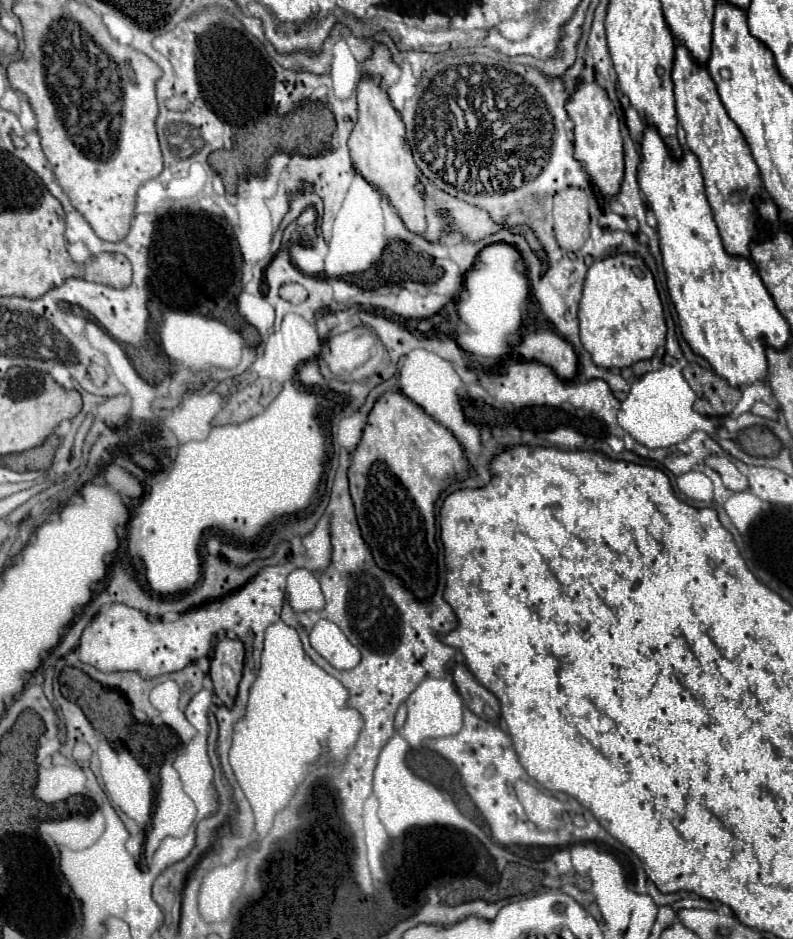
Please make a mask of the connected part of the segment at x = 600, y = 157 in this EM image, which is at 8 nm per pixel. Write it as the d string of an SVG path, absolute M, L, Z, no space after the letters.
M578 81L576 91L566 101L566 111L574 121L574 145L576 159L584 163L584 169L596 187L596 191L604 195L616 195L620 189L622 173L624 173L624 149L618 127L618 115L608 99L606 91L598 81Z

